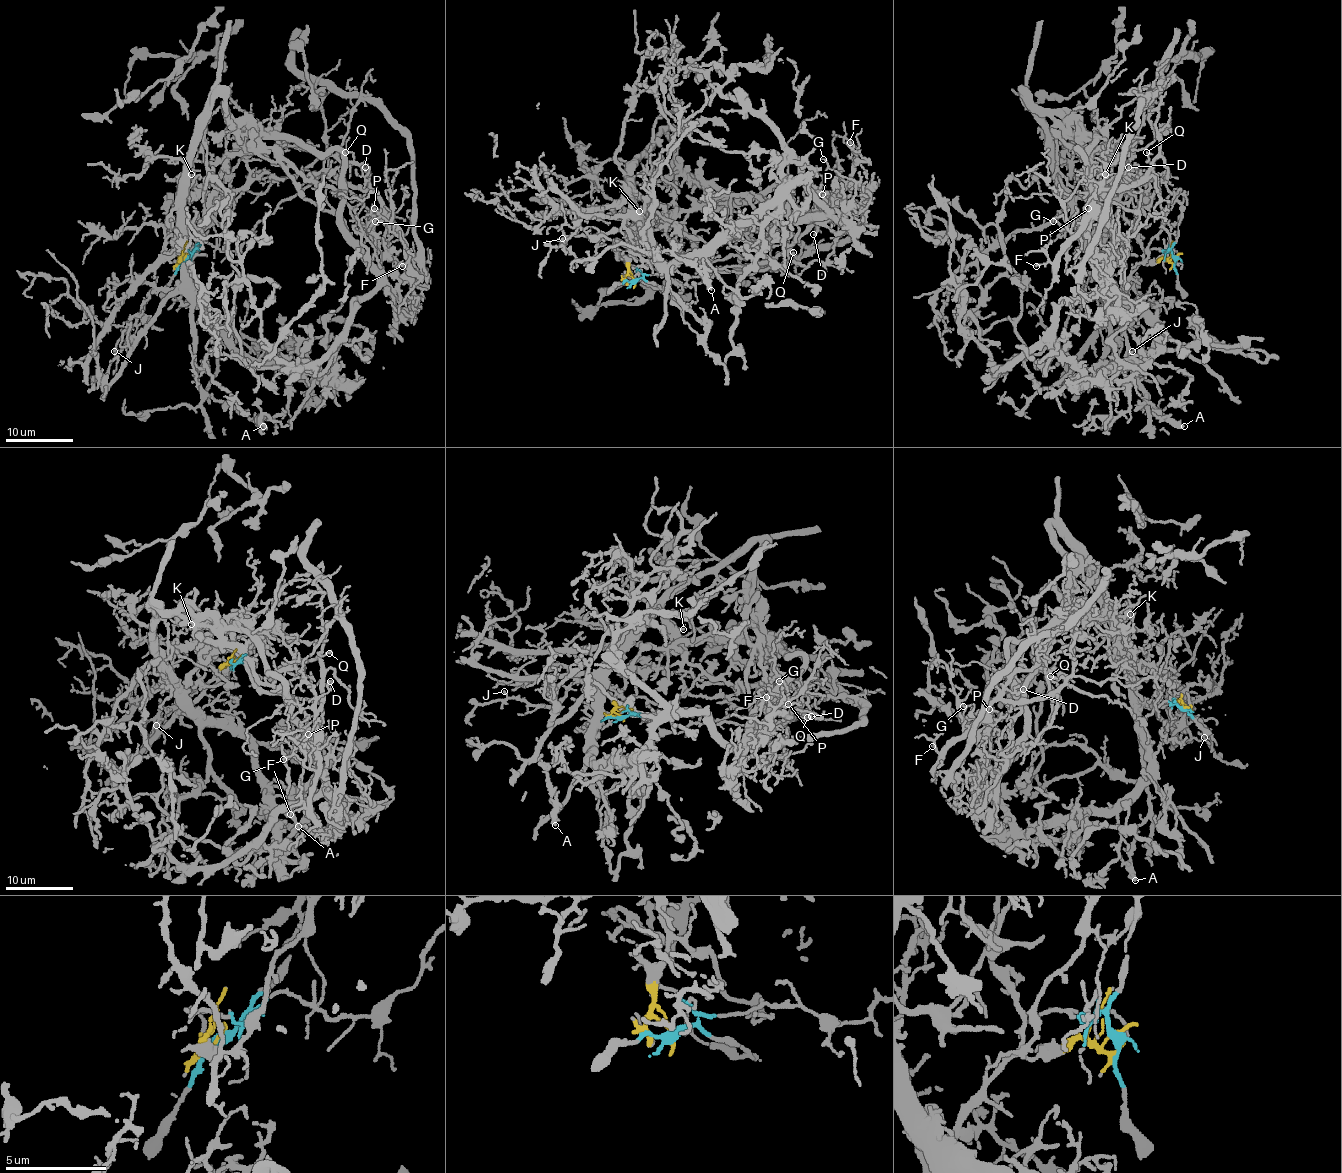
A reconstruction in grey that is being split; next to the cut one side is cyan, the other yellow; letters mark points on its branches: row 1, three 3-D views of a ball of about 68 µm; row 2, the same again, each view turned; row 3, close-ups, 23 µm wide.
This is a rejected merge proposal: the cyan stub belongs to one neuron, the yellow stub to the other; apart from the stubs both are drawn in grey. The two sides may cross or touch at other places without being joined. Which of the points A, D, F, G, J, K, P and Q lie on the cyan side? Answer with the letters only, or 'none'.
D, F, G, P, Q

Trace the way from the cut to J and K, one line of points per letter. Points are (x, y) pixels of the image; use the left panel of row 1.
J: (185, 256), (180, 258), (185, 263), (183, 278), (176, 285), (153, 289), (114, 351)
K: (185, 256), (180, 258), (185, 265), (183, 280), (176, 290), (182, 280), (183, 187), (192, 174)

